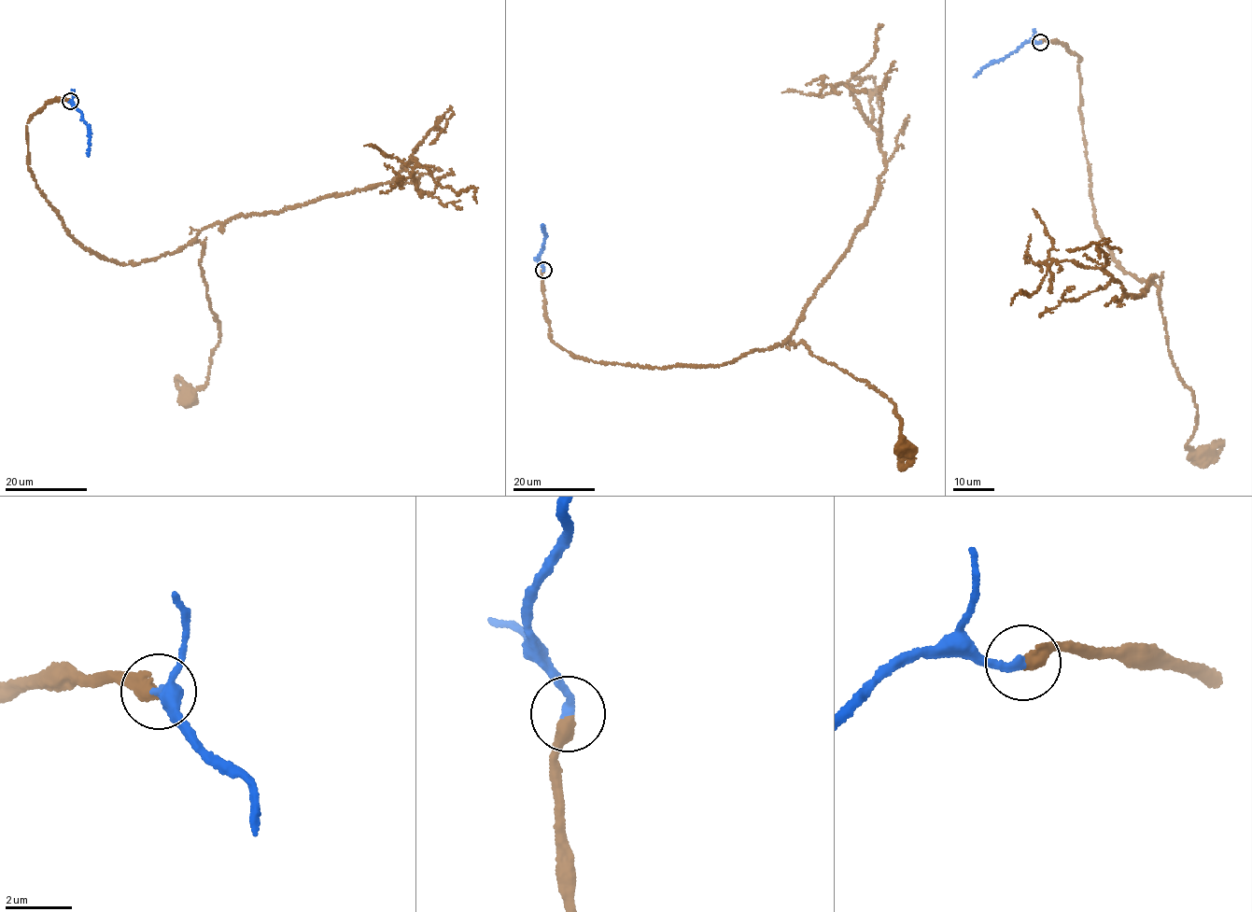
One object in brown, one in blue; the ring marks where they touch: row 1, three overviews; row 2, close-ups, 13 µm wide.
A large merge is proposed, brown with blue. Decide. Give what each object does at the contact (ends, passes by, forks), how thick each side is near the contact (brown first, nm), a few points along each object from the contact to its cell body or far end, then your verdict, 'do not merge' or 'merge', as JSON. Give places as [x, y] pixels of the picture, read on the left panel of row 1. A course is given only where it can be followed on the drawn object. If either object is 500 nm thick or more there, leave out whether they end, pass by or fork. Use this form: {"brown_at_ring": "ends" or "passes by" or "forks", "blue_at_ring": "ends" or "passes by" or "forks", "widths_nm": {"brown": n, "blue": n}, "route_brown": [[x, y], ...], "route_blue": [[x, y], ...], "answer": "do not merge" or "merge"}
{"brown_at_ring": "ends", "blue_at_ring": "ends", "widths_nm": {"brown": 460, "blue": 240}, "route_brown": [[70, 101], [26, 127], [29, 171], [67, 233], [120, 264], [203, 245], [219, 338], [188, 396]], "route_blue": [[70, 101], [91, 132], [88, 156]], "answer": "merge"}

